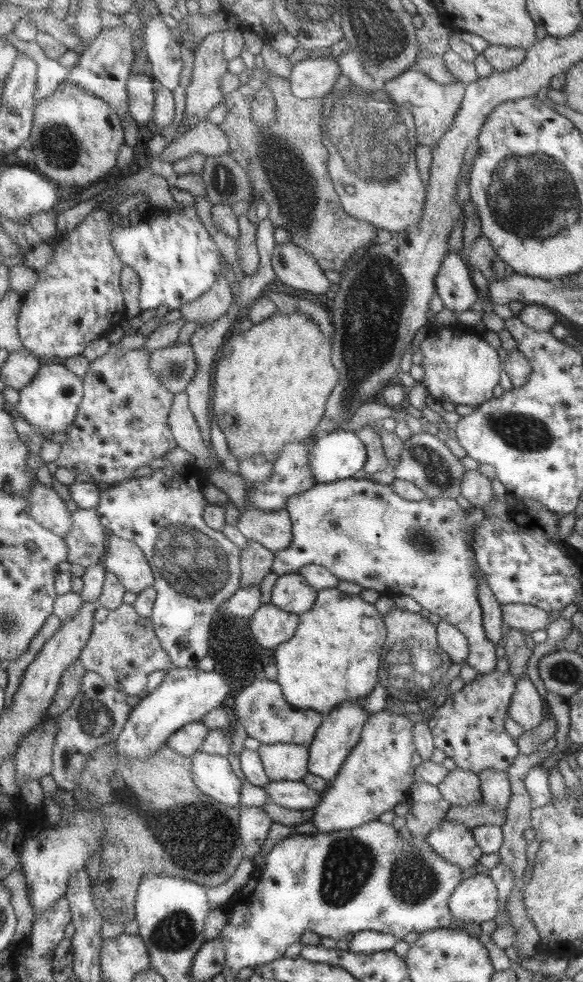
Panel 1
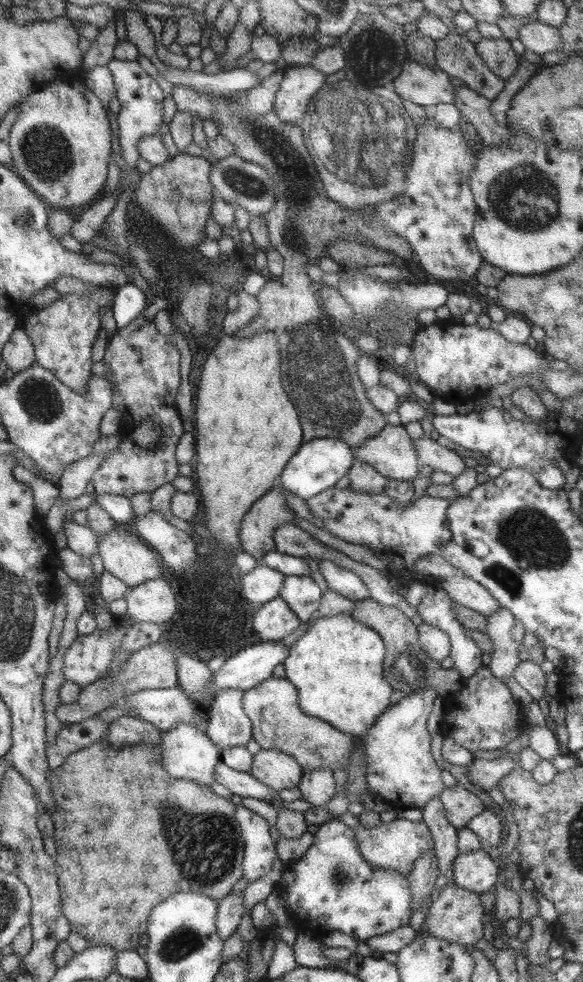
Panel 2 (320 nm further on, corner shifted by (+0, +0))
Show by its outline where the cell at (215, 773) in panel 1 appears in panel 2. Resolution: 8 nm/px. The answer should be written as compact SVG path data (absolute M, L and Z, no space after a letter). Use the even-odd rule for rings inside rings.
M181 722L170 730L163 731L158 747L161 747L161 763L170 776L207 787L215 782L214 767L221 761L222 750L192 723Z

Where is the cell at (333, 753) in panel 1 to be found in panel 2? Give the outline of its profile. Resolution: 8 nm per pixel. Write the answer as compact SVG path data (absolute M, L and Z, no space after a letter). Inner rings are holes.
M319 768L312 772L304 772L297 786L301 792L301 799L310 803L312 807L326 805L337 794L337 784L331 768Z

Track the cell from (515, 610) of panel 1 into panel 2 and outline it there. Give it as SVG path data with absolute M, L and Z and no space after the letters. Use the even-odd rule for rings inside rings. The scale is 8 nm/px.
M462 575L440 577L439 583L454 603L484 616L492 615L502 608L486 588L471 578Z

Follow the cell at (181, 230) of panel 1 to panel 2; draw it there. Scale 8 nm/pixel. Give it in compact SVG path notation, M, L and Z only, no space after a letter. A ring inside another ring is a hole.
M127 283L118 288L111 306L118 330L126 327L140 315L146 308L145 300L148 297L149 295L142 292L134 283Z

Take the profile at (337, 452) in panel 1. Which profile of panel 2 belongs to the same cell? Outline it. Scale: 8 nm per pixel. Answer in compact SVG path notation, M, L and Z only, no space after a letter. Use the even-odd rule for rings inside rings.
M316 438L303 442L298 452L292 456L288 465L282 470L278 483L281 488L285 488L306 501L315 494L334 487L336 482L348 474L348 470L355 462L353 452L353 447L336 438Z

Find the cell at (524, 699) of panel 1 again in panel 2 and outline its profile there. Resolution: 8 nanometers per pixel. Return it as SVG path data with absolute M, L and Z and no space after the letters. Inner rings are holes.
M500 608L498 612L487 616L485 633L493 644L490 663L487 667L499 679L513 676L514 669L521 661L519 645L525 634L524 625L510 611Z

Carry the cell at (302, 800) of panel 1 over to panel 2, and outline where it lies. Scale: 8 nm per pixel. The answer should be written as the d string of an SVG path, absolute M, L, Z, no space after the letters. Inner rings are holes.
M222 761L214 767L214 772L215 782L225 786L231 794L250 796L271 804L278 801L276 791L256 780L249 772L238 772Z

